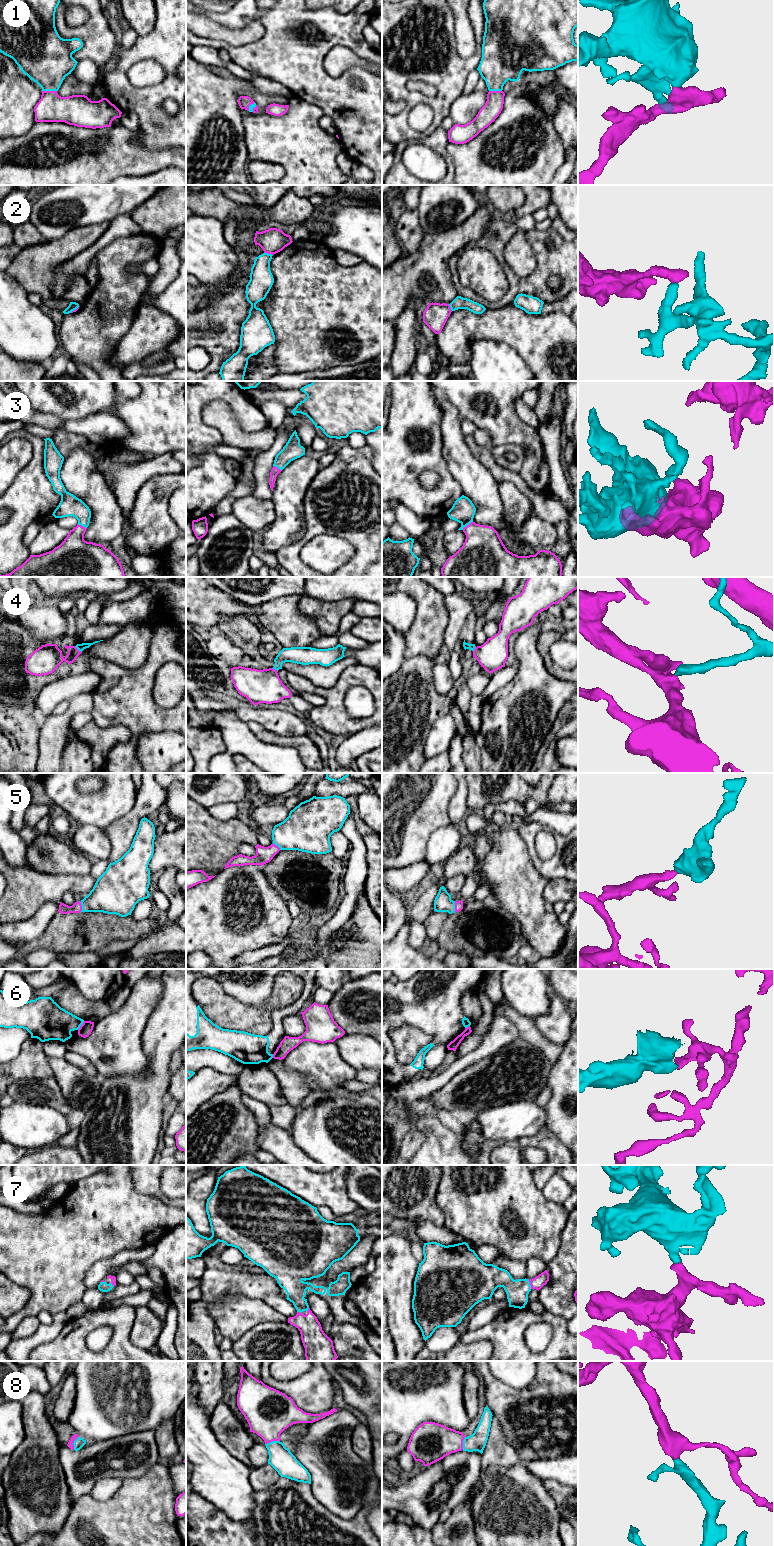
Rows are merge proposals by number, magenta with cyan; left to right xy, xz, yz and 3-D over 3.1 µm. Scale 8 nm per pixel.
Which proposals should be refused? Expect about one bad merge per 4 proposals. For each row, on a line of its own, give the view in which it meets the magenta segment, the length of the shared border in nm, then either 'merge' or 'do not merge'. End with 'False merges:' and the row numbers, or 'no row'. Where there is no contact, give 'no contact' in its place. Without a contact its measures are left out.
1: meets magenta in xy; contact 120 nm long; merge
2: meets magenta in xz; contact 80 nm long; do not merge
3: meets magenta in yz; contact 110 nm long; merge
4: meets magenta in xy; contact 80 nm long; merge
5: meets magenta in xy; contact 90 nm long; merge
6: meets magenta in xy; contact 90 nm long; do not merge
7: meets magenta in yz; contact 80 nm long; merge
8: meets magenta in xz; contact 120 nm long; merge
False merges: 2, 6

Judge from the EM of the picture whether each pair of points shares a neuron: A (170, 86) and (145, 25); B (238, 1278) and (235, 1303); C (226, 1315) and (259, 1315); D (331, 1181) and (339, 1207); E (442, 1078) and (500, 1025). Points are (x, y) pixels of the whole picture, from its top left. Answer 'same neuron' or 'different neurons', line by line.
A: different neurons
B: different neurons
C: same neuron
D: same neuron
E: same neuron

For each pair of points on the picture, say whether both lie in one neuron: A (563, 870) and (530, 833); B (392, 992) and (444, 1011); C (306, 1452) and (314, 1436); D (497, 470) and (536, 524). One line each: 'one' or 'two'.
A: one
B: one
C: one
D: two

